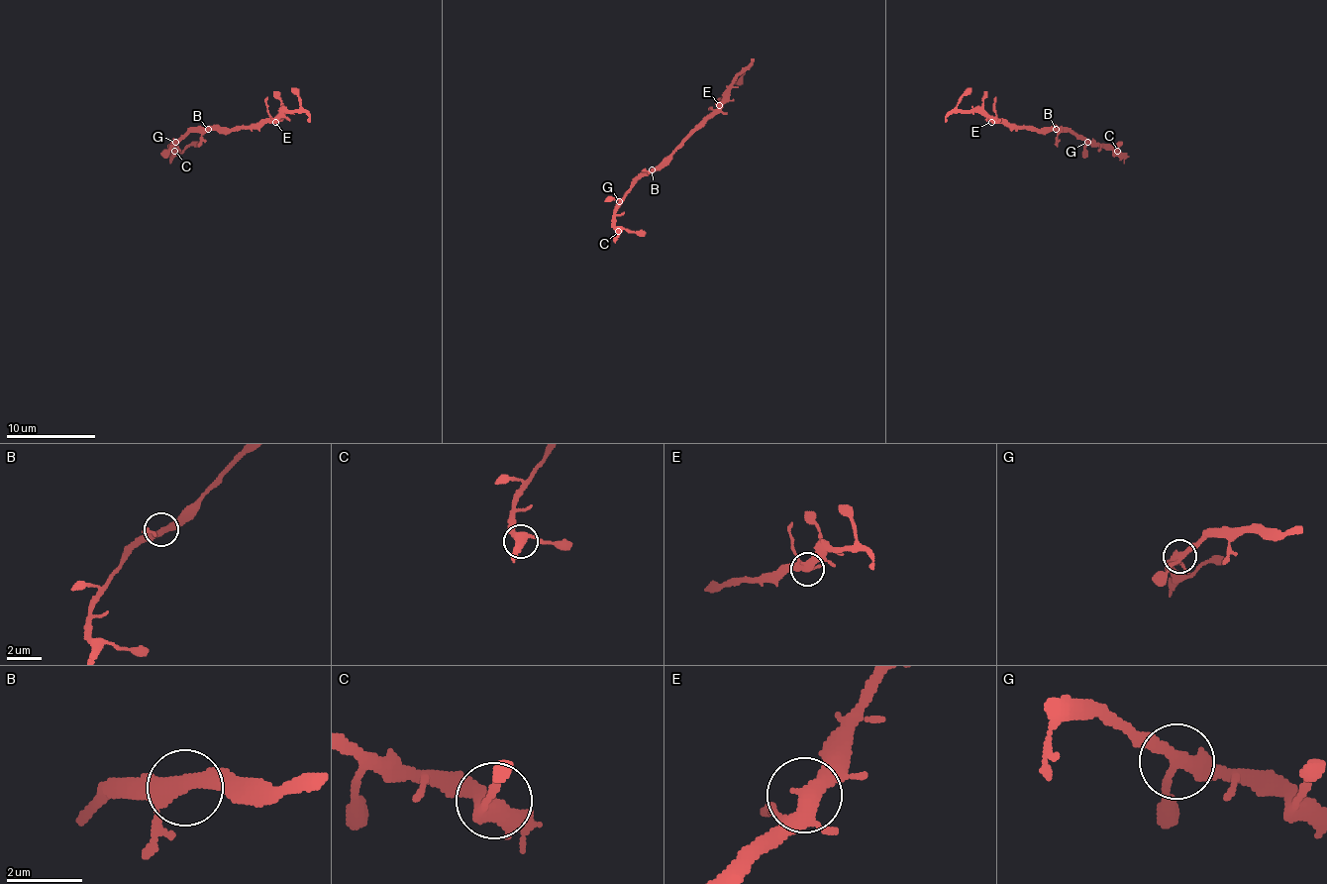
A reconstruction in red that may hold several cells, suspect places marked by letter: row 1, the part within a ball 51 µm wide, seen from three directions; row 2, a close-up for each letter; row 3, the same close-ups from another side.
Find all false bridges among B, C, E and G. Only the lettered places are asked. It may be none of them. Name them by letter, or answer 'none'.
none

